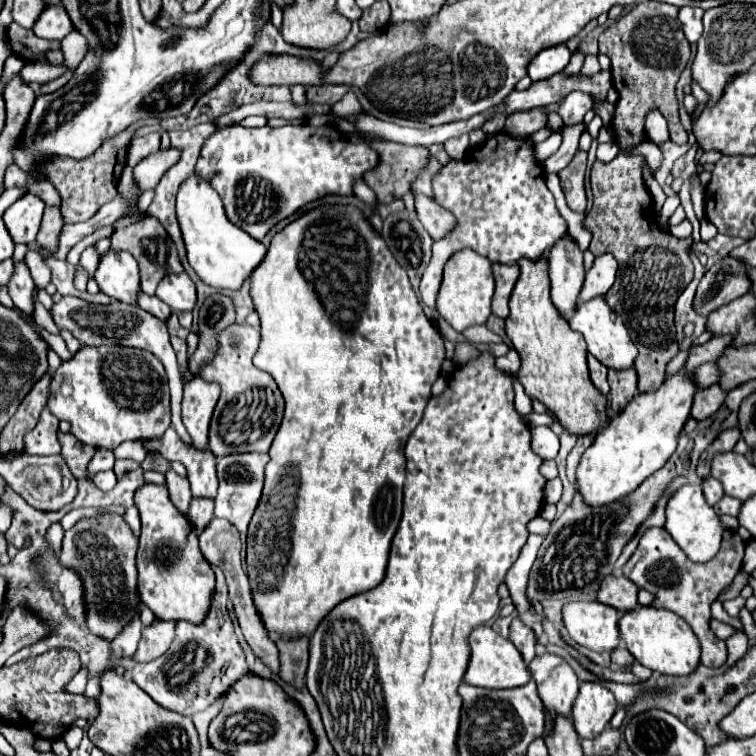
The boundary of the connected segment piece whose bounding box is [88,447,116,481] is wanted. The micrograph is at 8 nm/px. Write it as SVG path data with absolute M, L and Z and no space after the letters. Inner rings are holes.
M102 447L96 449L94 457L92 457L90 463L88 463L88 481L92 481L94 475L100 473L100 471L110 471L110 469L114 467L114 461L116 461L114 451L110 451L110 449L102 449Z

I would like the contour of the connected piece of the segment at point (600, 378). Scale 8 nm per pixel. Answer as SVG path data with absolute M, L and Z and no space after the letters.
M588 355L588 367L590 367L590 379L592 383L596 385L596 389L604 395L608 395L608 381L606 381L606 375L608 375L608 369L592 355Z

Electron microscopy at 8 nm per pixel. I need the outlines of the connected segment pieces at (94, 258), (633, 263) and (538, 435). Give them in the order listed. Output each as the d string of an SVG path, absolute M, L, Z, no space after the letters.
M86 247L86 249L82 251L82 255L80 255L78 267L82 267L82 269L88 273L88 277L92 279L92 277L94 277L94 273L96 273L98 261L100 261L100 255L96 253L96 249L94 249L94 247L90 247L90 249Z
M620 153L616 159L610 163L594 163L590 171L590 183L592 183L592 209L588 211L586 217L586 227L592 231L592 243L590 251L594 255L602 253L612 253L618 261L618 275L610 291L606 293L608 305L624 319L624 325L628 327L628 333L632 335L632 341L638 347L638 357L634 361L636 373L638 373L638 391L648 393L656 391L664 383L664 369L668 361L678 353L676 345L676 329L674 329L674 303L678 295L686 289L686 285L692 281L692 261L688 257L688 249L692 245L692 239L678 239L672 233L664 231L656 223L654 215L654 205L652 197L642 183L642 165L644 157L640 155L626 155Z
M532 427L532 449L542 459L554 459L560 449L558 435L550 427Z

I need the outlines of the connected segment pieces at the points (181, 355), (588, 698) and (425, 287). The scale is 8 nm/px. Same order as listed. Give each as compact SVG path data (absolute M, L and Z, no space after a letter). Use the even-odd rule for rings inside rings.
M172 337L172 347L176 351L176 357L178 357L178 365L182 371L188 369L188 363L186 363L186 341L184 339L178 339L178 337Z
M582 683L572 707L572 723L582 739L598 737L616 711L614 695L600 683Z
M506 131L488 135L486 141L480 147L474 147L466 157L452 159L446 165L442 165L442 169L432 177L432 191L434 191L436 203L440 203L444 209L448 209L456 217L456 227L442 239L434 241L434 245L432 245L432 261L426 267L422 283L420 283L420 295L428 307L434 307L436 295L438 295L438 289L442 283L444 265L456 251L470 247L470 249L478 251L480 255L486 255L492 263L514 265L522 257L528 257L528 259L540 257L544 251L548 251L552 247L552 243L560 235L566 233L566 221L558 213L558 209L554 205L554 197L548 191L544 177L546 177L546 173L536 159L532 137L530 135L514 135L514 133L506 133Z

